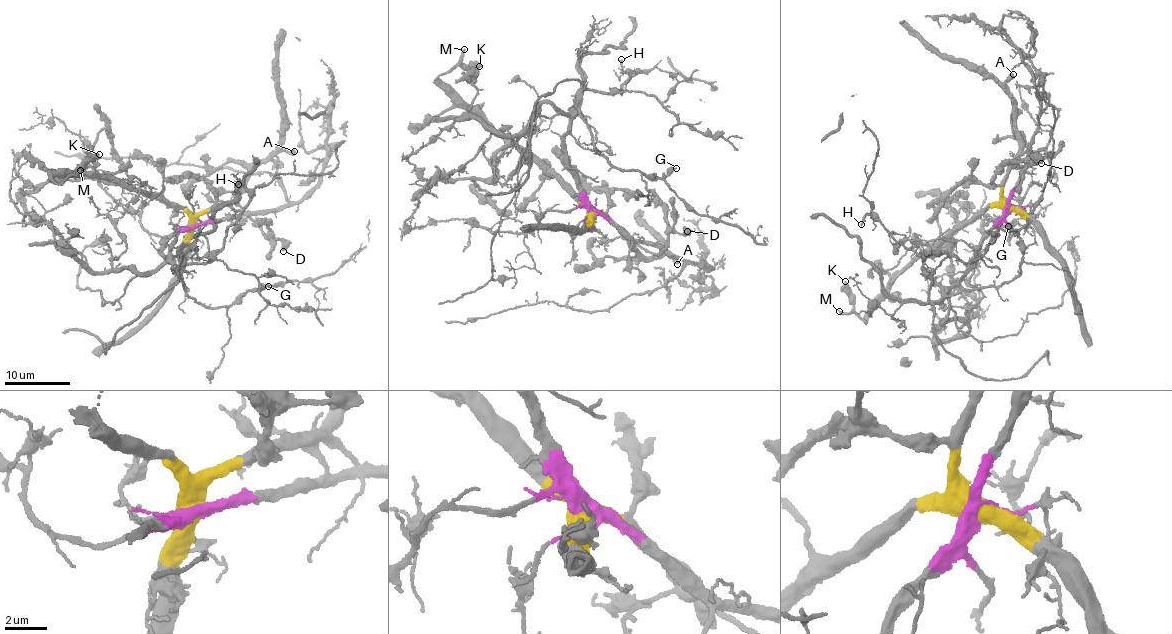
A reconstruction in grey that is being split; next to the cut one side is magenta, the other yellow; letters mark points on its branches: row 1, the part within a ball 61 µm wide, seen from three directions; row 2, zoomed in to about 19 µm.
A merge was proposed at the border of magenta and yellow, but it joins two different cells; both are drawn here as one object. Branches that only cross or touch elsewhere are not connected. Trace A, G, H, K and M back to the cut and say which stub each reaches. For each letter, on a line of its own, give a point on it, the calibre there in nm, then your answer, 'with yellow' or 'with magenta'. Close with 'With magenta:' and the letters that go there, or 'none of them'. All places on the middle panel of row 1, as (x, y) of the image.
A: (677, 264) | 550 nm | with yellow
G: (676, 168) | 460 nm | with magenta
H: (621, 59) | 200 nm | with magenta
K: (479, 66) | 550 nm | with yellow
M: (464, 49) | 280 nm | with yellow
With magenta: G, H

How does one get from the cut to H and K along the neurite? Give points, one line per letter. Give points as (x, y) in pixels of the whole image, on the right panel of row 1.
H: (1008, 207), (959, 284), (936, 300), (912, 250), (879, 219), (869, 214), (860, 225)
K: (1008, 207), (986, 209), (939, 245), (918, 255), (894, 280), (864, 322), (844, 281)

